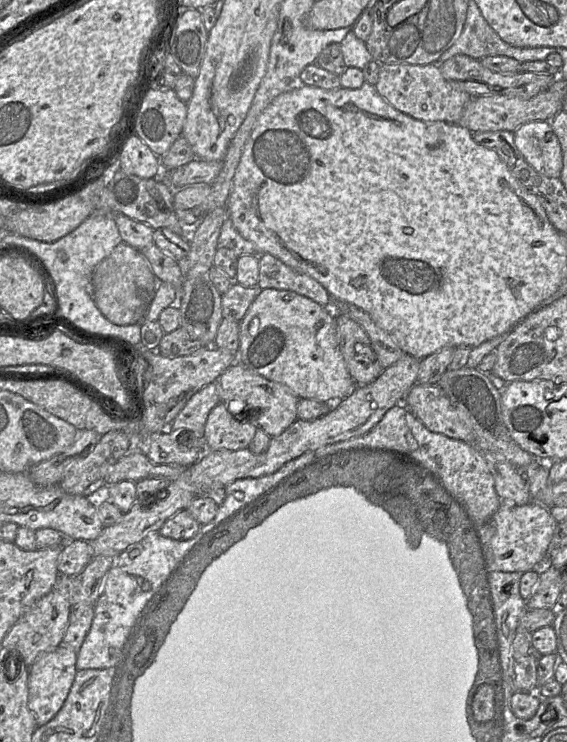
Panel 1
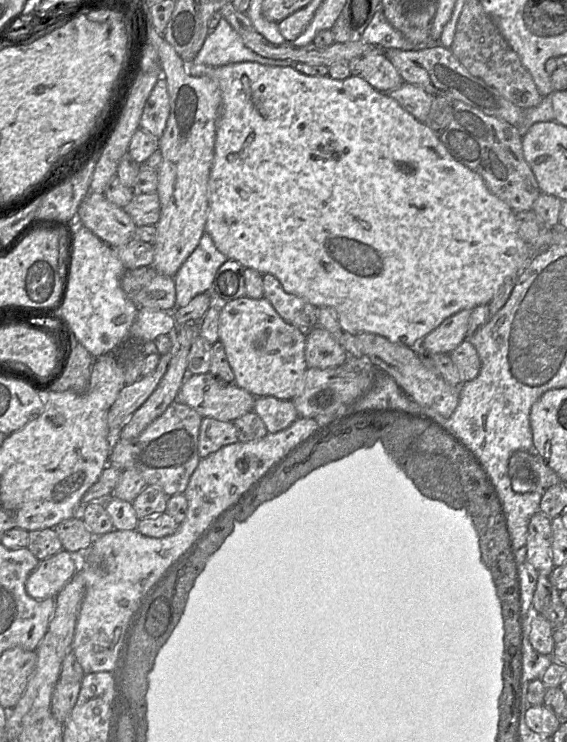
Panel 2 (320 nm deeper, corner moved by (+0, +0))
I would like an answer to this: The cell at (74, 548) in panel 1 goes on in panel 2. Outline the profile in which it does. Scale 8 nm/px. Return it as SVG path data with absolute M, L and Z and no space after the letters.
M62 549L39 561L26 580L26 592L35 599L56 597L76 572L77 556Z

